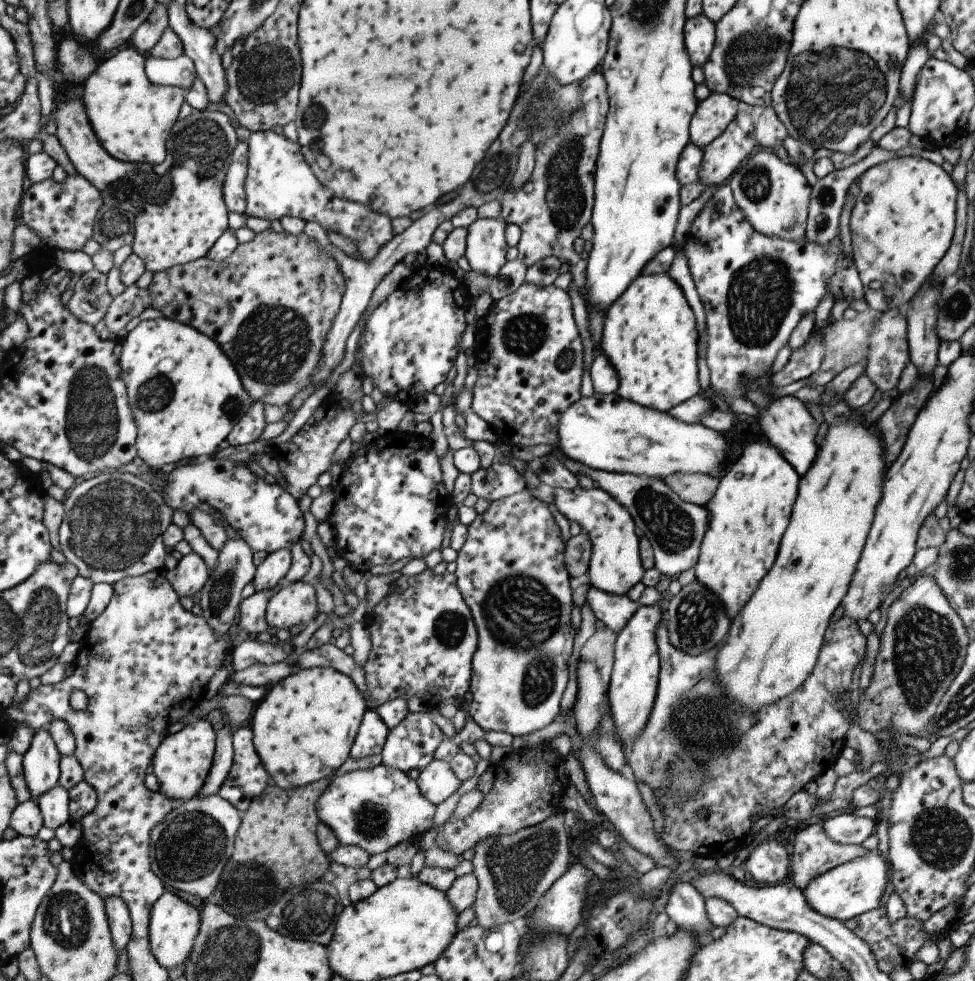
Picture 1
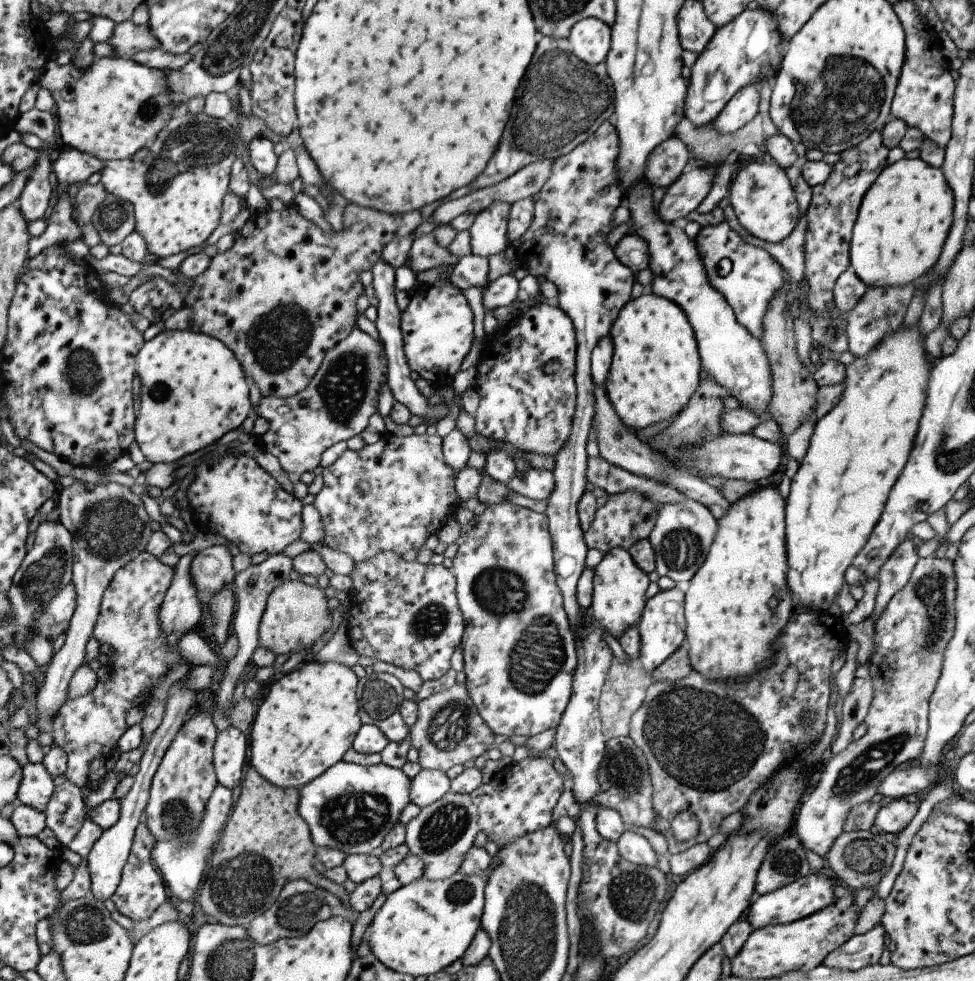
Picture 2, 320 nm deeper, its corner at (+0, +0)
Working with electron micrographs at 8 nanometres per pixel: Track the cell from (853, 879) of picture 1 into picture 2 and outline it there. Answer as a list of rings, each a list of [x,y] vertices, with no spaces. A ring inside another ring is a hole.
[[[821,871],[817,874],[810,872],[803,878],[794,880],[791,884],[768,892],[764,895],[755,896],[750,902],[748,909],[743,914],[743,920],[750,924],[752,931],[766,927],[767,925],[792,923],[817,912],[826,907],[834,897],[832,891],[833,882]]]

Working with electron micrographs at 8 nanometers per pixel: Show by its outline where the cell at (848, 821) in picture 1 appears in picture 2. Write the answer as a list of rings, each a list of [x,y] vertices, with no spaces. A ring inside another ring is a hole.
[[[904,798],[890,799],[881,802],[880,809],[874,816],[873,825],[882,830],[883,835],[895,836],[907,824],[915,812],[917,812],[918,798]]]

